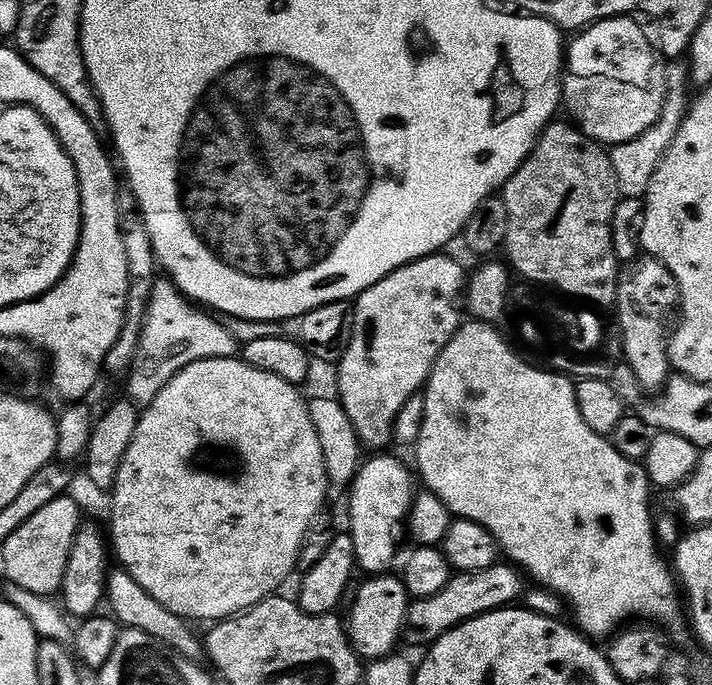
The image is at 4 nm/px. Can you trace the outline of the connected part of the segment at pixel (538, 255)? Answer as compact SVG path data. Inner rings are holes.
M550 122L540 131L532 153L502 185L508 219L502 252L508 255L507 263L511 271L521 272L528 279L525 281L551 286L568 298L577 296L592 304L612 306L616 302L618 271L616 251L612 245L612 215L614 206L622 197L615 180L614 167L611 166L609 149L599 140L591 140L575 123L556 123Z

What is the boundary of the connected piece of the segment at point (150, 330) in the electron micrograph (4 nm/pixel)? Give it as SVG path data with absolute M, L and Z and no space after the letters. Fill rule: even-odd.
M157 277L146 314L143 316L139 346L126 373L127 395L138 406L147 406L182 366L202 358L228 357L237 353L238 343L214 316L184 297L172 280Z

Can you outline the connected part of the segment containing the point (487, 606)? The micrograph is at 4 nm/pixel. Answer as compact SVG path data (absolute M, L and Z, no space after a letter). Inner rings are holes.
M497 562L473 572L453 571L442 590L437 590L429 596L415 597L409 603L408 612L404 616L403 639L408 639L412 644L427 646L442 634L446 634L446 630L450 630L455 624L461 624L463 620L469 620L495 608L515 605L526 588L523 579L525 580L525 577L521 569L511 562Z

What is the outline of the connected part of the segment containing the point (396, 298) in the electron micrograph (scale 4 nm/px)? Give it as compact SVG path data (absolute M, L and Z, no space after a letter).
M433 254L430 256L419 256L416 260L412 260L409 264L403 264L400 268L395 268L390 274L386 274L378 282L374 282L368 288L363 288L359 296L354 300L354 322L352 323L352 333L350 334L350 342L346 346L346 350L342 354L342 358L335 365L336 368L336 388L338 391L338 399L342 407L346 410L346 415L353 423L354 430L357 432L357 438L365 449L384 450L387 444L393 443L392 427L394 426L394 418L398 418L398 410L402 410L402 402L406 402L406 398L410 398L416 392L421 391L428 382L428 375L432 373L434 362L438 358L438 354L446 346L446 342L450 342L450 338L456 333L456 329L462 323L462 315L460 316L460 308L462 312L462 293L466 288L466 271L452 256L440 256L444 254Z

